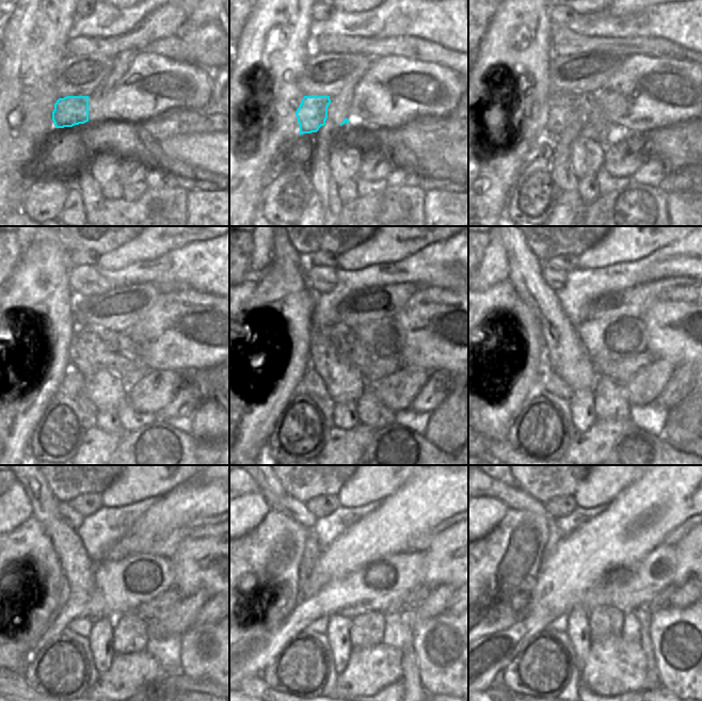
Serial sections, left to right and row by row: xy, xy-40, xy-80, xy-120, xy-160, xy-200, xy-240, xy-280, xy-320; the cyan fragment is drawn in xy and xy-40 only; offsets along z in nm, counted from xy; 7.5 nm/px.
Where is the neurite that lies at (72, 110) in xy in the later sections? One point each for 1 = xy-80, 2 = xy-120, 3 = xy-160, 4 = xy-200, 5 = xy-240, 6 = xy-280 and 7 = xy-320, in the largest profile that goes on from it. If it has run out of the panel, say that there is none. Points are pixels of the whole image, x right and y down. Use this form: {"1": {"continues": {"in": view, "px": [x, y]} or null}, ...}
{"1": {"continues": {"in": "xy-80", "px": [562, 109]}}, "2": {"continues": {"in": "xy-120", "px": [92, 349]}}, "3": {"continues": {"in": "xy-160", "px": [372, 368]}}, "4": {"continues": {"in": "xy-200", "px": [622, 371]}}, "5": {"continues": {"in": "xy-240", "px": [159, 605]}}, "6": {"continues": {"in": "xy-280", "px": [411, 602]}}, "7": {"continues": {"in": "xy-320", "px": [660, 600]}}}

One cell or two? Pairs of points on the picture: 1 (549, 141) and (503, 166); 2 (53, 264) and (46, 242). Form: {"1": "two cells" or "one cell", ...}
{"1": "two cells", "2": "one cell"}

